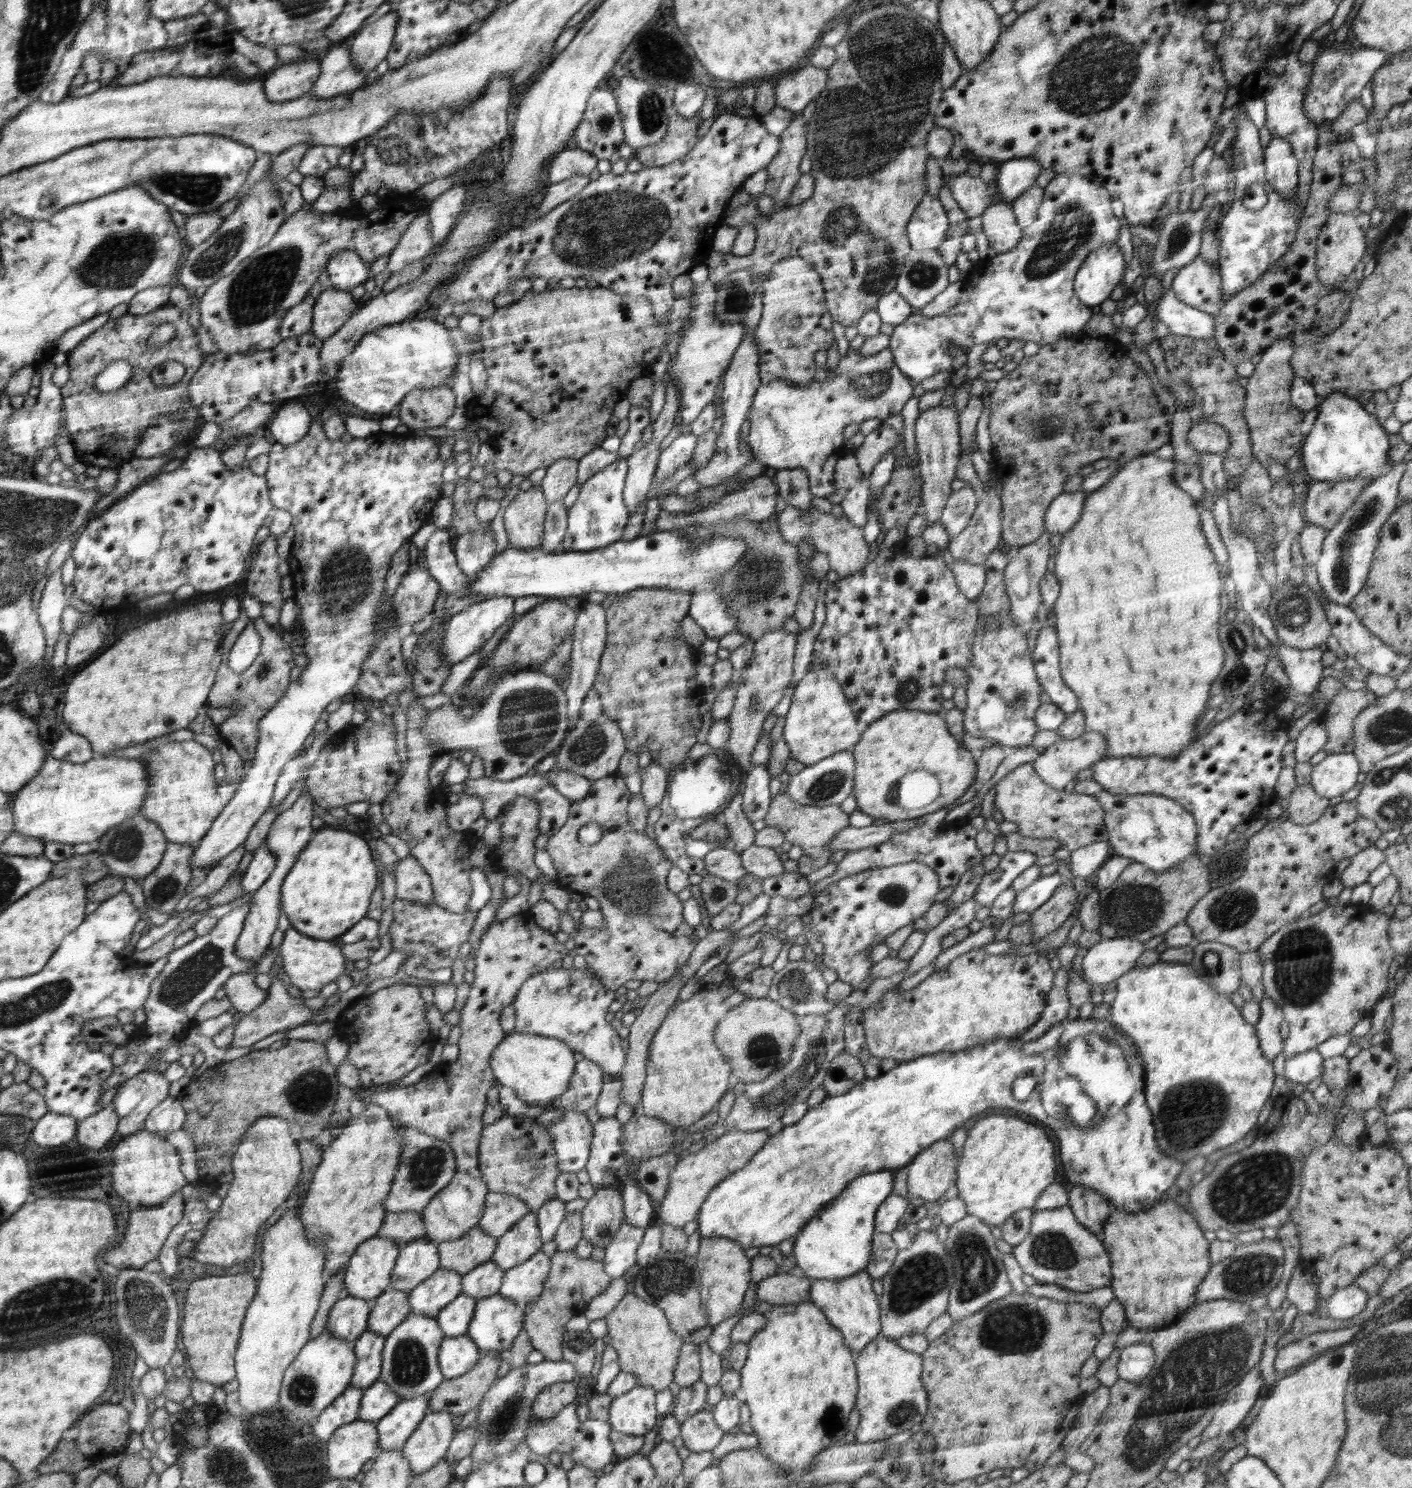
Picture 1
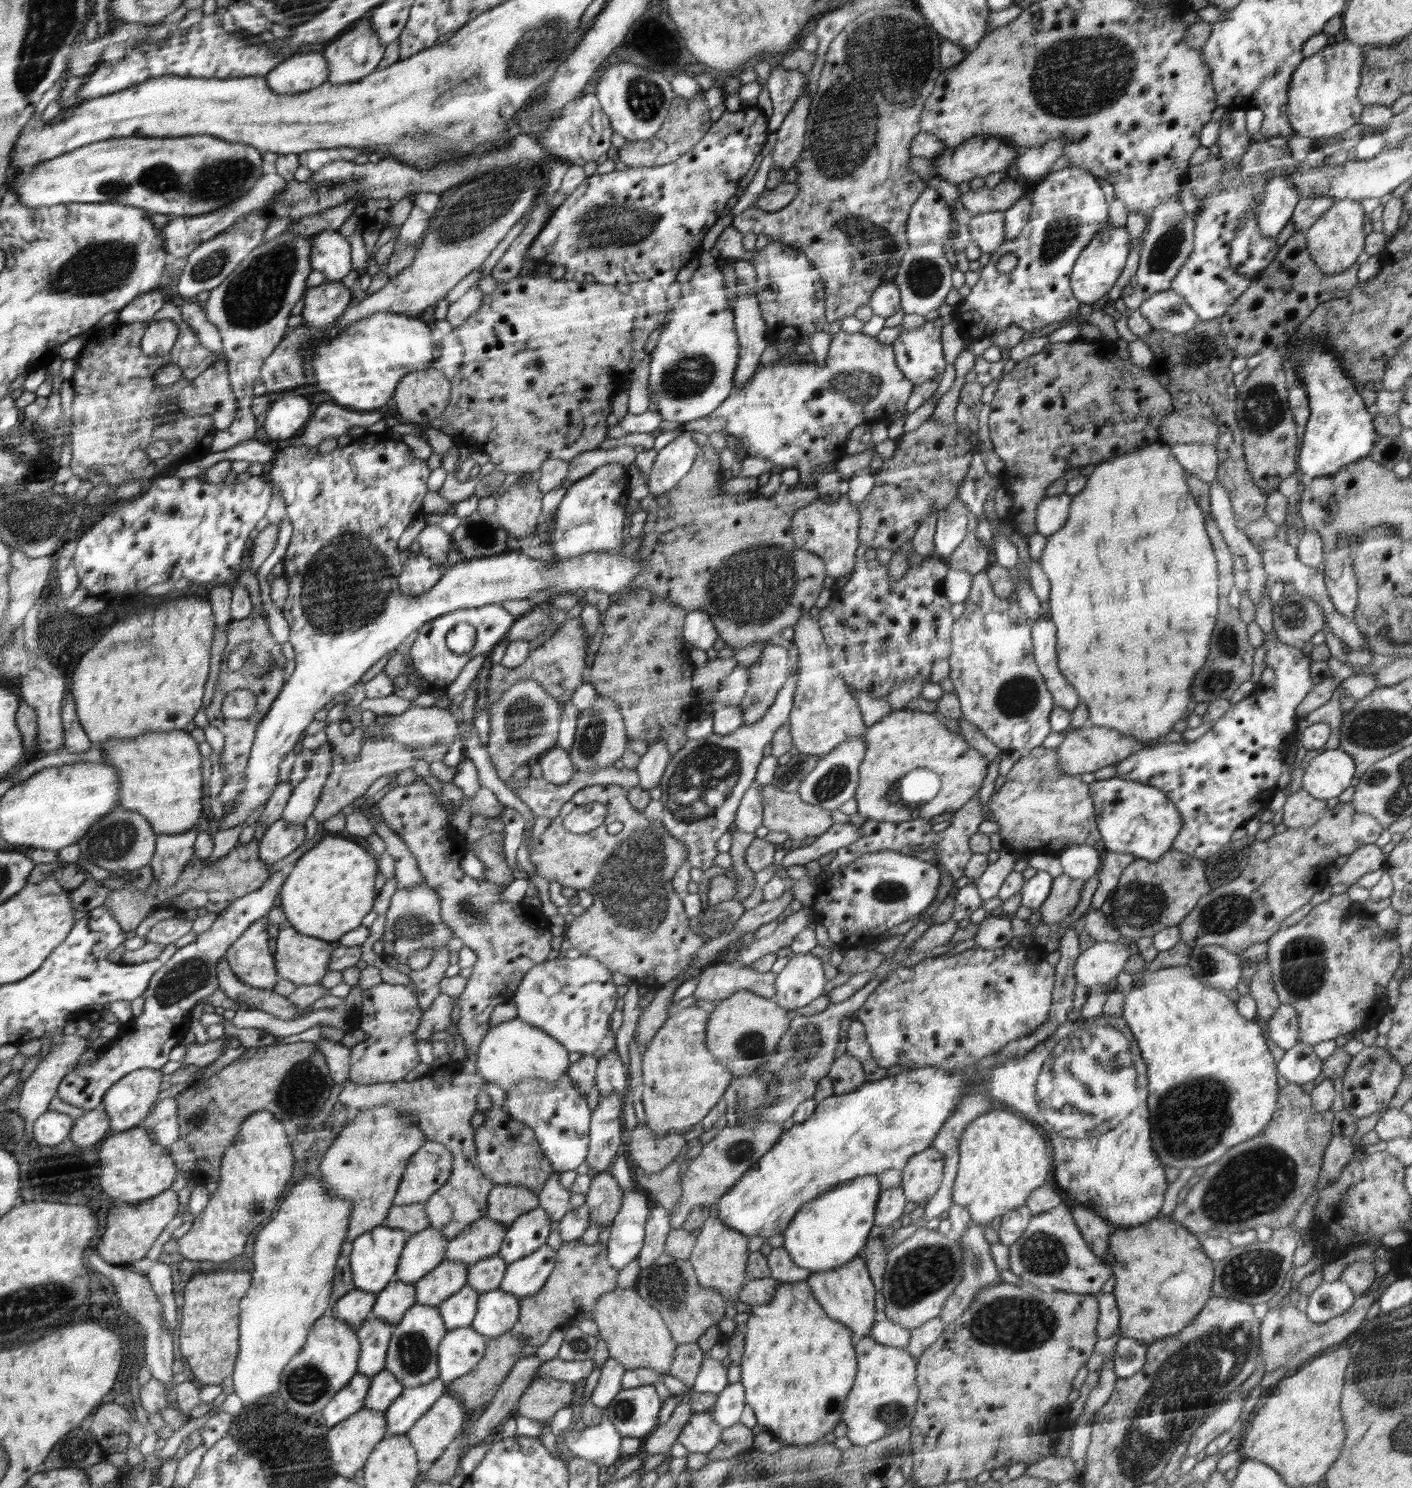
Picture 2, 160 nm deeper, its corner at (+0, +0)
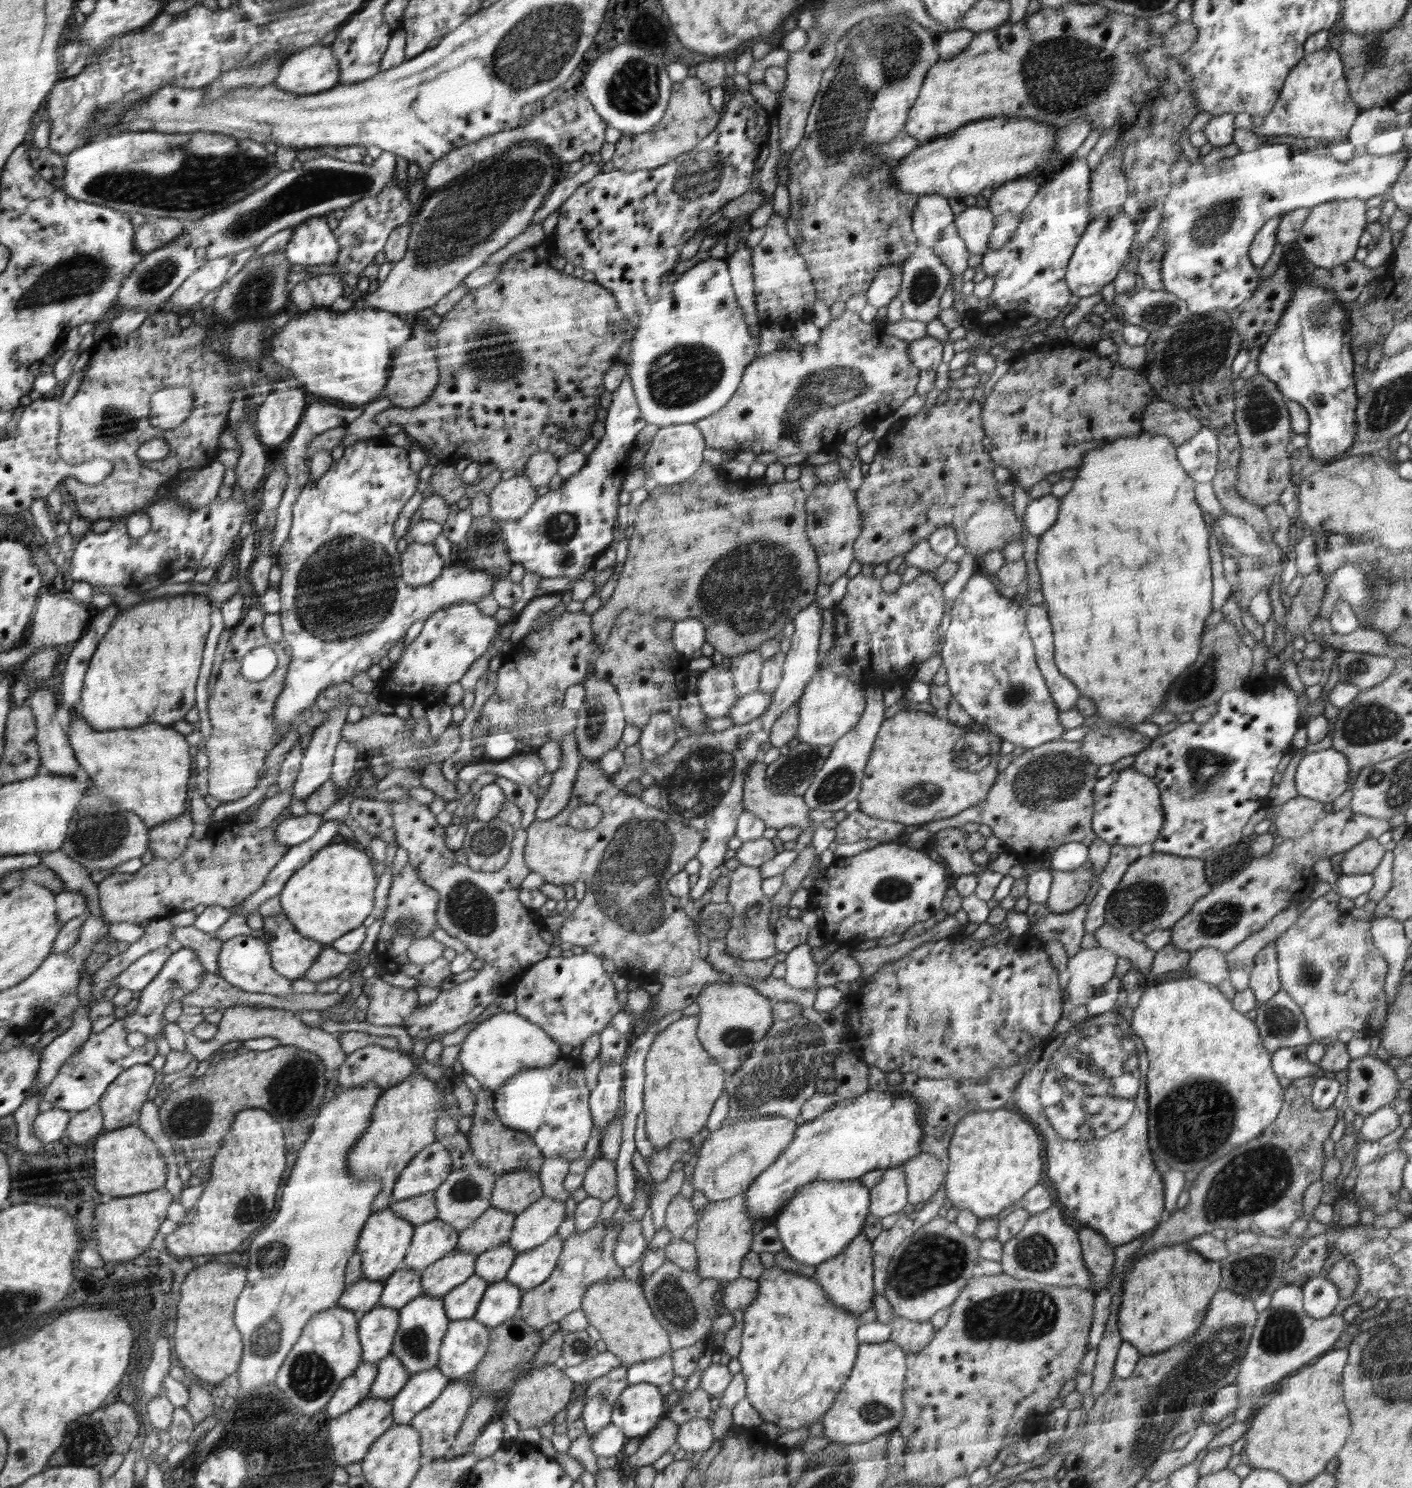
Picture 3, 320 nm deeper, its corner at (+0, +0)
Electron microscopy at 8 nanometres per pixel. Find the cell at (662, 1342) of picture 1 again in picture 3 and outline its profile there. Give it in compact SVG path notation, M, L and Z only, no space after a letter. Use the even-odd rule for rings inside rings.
M621 1277L590 1286L583 1298L582 1309L589 1324L598 1330L606 1343L607 1351L614 1353L622 1364L631 1365L672 1352L668 1332L652 1314L638 1279L626 1280Z

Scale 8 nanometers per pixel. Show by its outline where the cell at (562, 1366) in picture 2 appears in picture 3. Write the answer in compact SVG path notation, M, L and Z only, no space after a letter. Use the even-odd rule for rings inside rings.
M608 1351L598 1353L594 1358L579 1364L578 1366L561 1365L561 1370L566 1373L572 1382L590 1383L597 1378L604 1377L613 1370L619 1368L621 1360Z

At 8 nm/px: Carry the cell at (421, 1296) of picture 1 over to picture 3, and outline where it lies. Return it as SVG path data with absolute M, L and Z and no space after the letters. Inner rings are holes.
M456 1248L440 1257L420 1273L422 1294L443 1297L460 1283L469 1281L475 1275L477 1257Z

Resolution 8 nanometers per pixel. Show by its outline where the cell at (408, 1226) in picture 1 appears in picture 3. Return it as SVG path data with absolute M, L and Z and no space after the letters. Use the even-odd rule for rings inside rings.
M435 1191L407 1198L390 1204L391 1209L408 1222L418 1226L438 1218L438 1206Z

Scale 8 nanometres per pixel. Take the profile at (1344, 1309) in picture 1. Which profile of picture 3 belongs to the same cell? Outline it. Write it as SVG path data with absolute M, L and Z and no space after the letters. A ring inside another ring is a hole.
M1325 1275L1307 1278L1301 1285L1303 1310L1315 1319L1326 1318L1333 1314L1340 1300L1338 1287Z

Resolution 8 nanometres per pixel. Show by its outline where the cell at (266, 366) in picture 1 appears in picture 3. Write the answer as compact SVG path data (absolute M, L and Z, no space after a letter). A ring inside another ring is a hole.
M190 386L164 387L152 397L151 423L164 430L175 429L194 410L195 391Z

